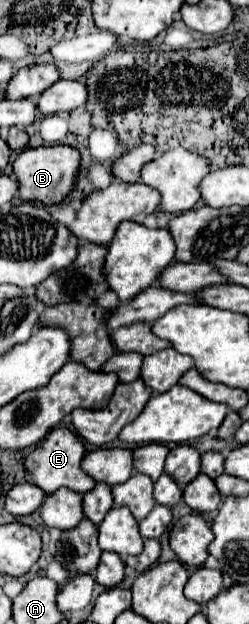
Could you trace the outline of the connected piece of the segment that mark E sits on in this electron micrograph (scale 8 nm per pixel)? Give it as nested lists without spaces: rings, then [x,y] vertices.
[[[54,428],[38,446],[34,452],[30,452],[24,460],[24,470],[26,470],[26,482],[46,490],[46,494],[56,492],[58,488],[66,486],[74,492],[86,494],[88,490],[94,488],[94,480],[80,468],[80,460],[84,458],[84,444],[82,440],[72,434],[68,428]]]

